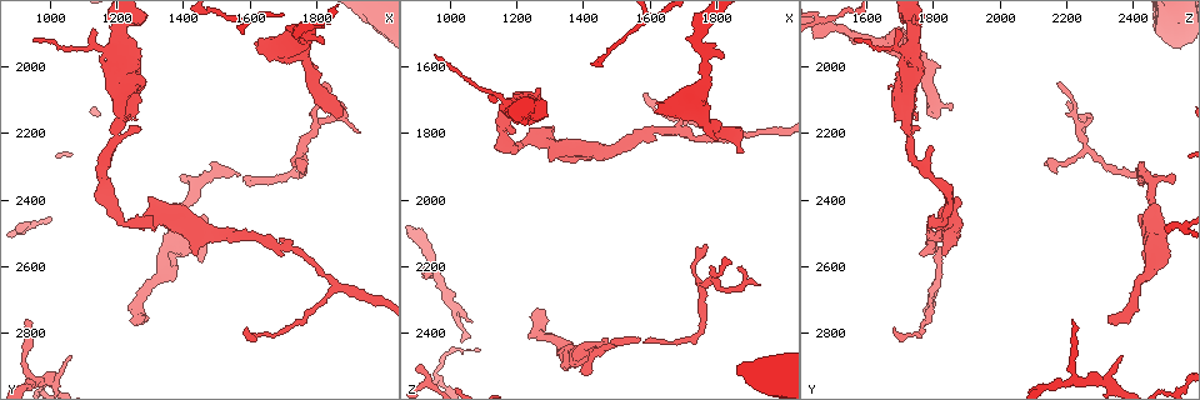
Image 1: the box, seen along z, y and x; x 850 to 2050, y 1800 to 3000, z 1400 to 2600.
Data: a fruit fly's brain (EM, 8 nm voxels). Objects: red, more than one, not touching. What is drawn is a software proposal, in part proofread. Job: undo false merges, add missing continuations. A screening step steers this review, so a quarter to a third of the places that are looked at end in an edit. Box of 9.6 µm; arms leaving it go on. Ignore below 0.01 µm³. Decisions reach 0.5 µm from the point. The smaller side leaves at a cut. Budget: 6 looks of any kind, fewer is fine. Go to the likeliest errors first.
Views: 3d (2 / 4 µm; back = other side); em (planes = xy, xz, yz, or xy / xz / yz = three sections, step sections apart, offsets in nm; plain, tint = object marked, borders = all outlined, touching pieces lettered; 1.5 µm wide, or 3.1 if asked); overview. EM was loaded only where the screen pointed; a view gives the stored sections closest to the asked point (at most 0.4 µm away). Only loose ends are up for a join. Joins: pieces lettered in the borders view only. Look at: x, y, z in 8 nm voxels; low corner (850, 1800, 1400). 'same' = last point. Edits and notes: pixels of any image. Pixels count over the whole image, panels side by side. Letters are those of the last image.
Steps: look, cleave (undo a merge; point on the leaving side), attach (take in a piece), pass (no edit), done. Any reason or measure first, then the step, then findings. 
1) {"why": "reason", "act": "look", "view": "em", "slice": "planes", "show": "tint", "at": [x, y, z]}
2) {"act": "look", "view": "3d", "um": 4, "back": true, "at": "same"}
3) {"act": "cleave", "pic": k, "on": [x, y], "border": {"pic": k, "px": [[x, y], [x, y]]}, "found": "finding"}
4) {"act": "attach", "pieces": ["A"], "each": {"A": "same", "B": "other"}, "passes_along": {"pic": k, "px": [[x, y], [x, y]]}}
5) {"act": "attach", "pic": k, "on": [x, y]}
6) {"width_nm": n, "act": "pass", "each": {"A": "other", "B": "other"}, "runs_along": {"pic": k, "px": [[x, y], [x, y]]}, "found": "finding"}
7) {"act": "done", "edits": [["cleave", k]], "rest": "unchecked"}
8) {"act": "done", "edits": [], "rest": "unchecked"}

{"why": "stops while still wide", "act": "look", "view": "em", "slice": "xz", "step": 4, "show": "borders", "at": [1610, 1930, 1740]}

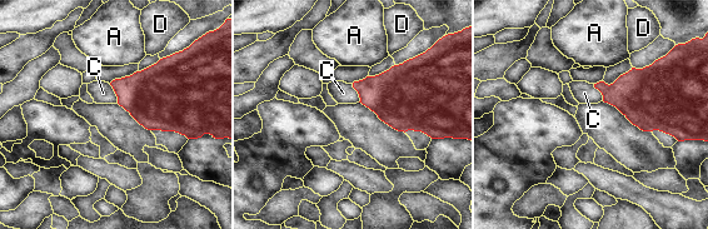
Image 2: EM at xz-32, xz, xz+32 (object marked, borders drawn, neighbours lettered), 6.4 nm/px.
{"act": "pass", "each": {"A": "other", "C": "other", "D": "other"}, "border": {"pic": 2, "px": [[109, 84], [118, 103]]}, "found": "none of them fits"}

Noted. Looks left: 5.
{"why": "an open end", "act": "look", "view": "em", "slice": "yz", "step": 4, "show": "tint", "at": [1290, 2760, 2340]}

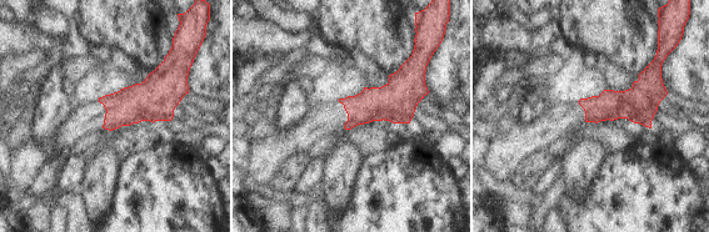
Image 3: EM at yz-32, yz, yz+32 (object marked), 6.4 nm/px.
{"why": "another direction", "act": "look", "view": "em", "slice": "planes", "show": "borders", "at": "same"}

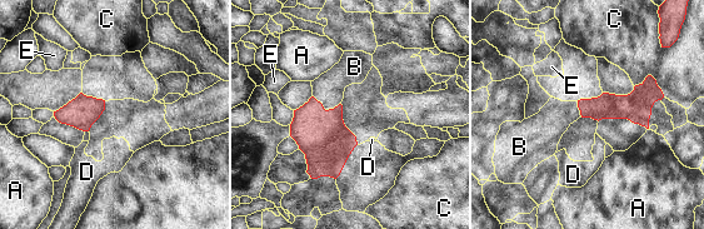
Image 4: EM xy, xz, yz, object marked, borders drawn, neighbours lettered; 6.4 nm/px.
{"act": "attach", "pieces": ["B"], "each": {"A": "other", "B": "same", "C": "other", "D": "other", "E": "other"}, "found": "it goes on there"}

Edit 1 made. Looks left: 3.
{"why": "free end", "act": "look", "view": "em", "slice": "planes", "show": "borders", "at": [1410, 2320, 2520]}

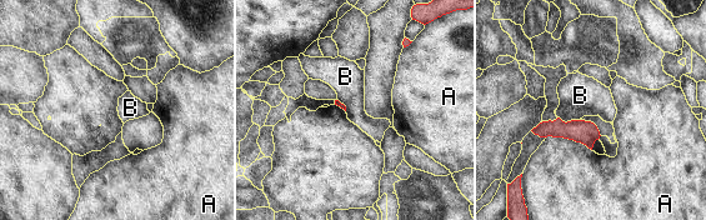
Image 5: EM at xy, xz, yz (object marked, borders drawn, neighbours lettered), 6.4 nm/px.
{"act": "pass", "each": {"A": "other", "B": "other"}, "runs_along": {"pic": 5, "px": [[536, 130], [580, 130], [596, 135]]}, "found": "none of them fits"}

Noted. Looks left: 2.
{"act": "done", "edits": [["attach", 4]], "rest": "unchecked"}

